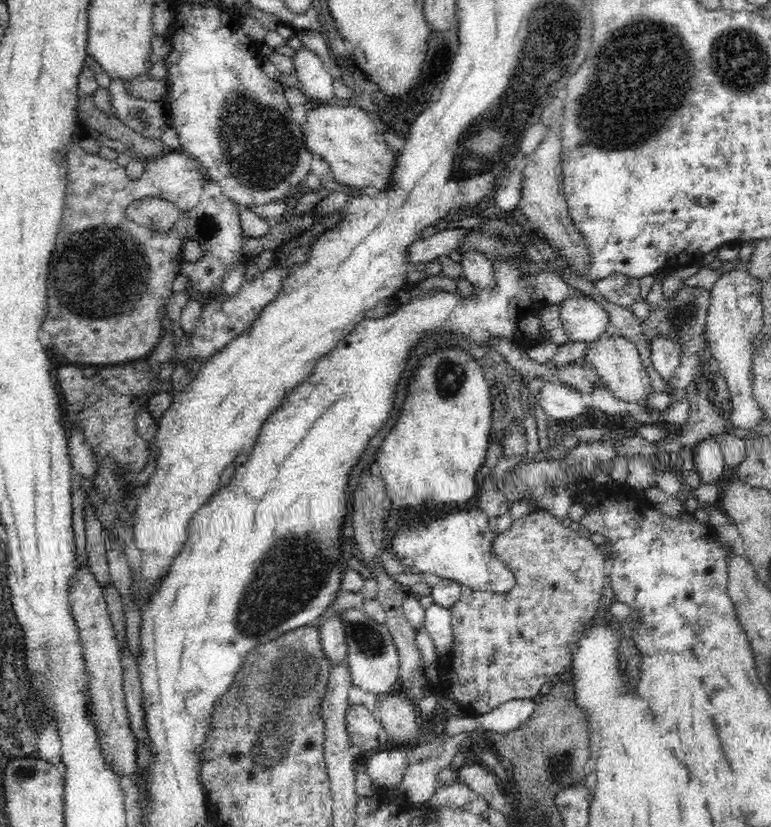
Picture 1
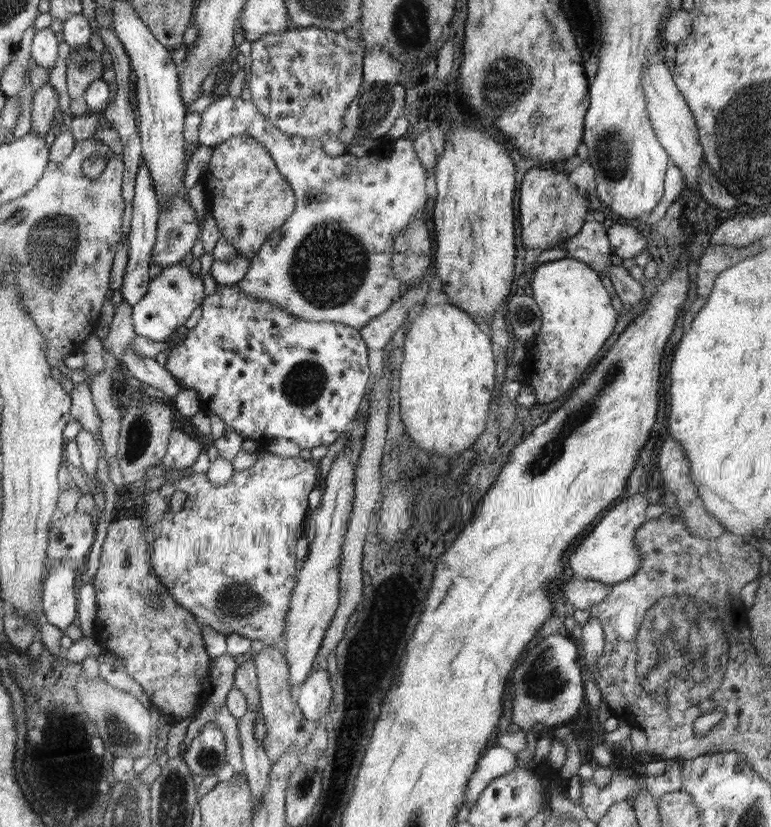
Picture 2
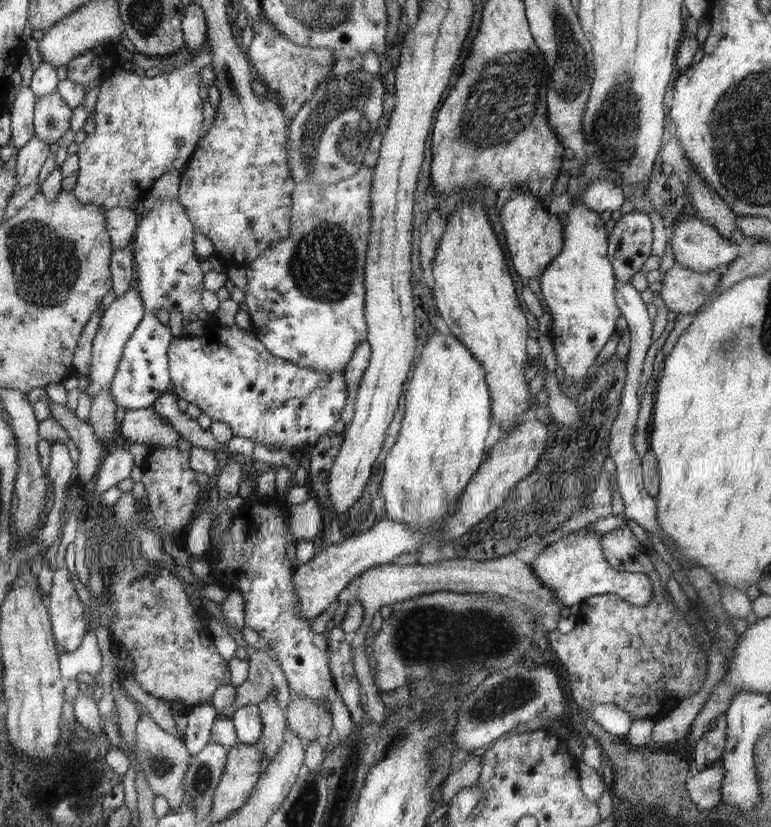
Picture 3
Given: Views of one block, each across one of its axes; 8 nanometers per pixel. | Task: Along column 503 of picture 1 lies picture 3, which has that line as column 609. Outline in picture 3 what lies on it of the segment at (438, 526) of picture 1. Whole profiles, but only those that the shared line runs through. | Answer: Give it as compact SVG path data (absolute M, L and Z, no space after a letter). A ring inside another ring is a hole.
M583 530L572 531L568 536L548 544L530 563L530 567L538 575L538 579L560 597L562 608L580 605L591 596L606 594L618 595L628 604L637 605L639 608L646 606L654 596L650 577L644 573L622 572L615 569L606 560L601 538L602 535L594 531L588 533Z

